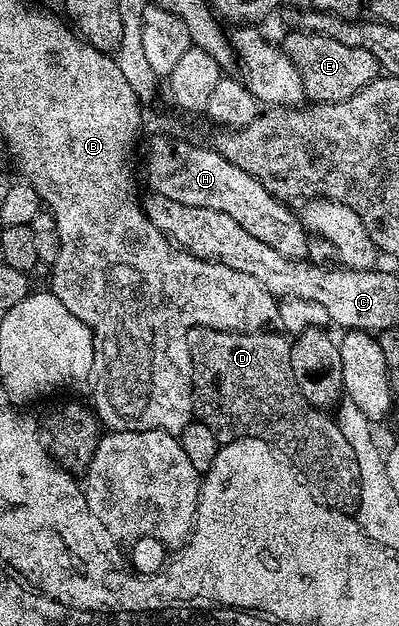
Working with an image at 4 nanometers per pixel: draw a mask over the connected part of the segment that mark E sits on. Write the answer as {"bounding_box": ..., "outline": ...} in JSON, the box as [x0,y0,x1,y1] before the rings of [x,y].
{"bounding_box":[280,32,380,103],"outline":[[[290,32],[286,39],[281,39],[280,45],[292,64],[296,64],[311,103],[348,100],[380,74],[372,52],[364,52],[364,48],[348,48],[348,44],[340,44],[340,40],[332,40],[332,36]]]}

